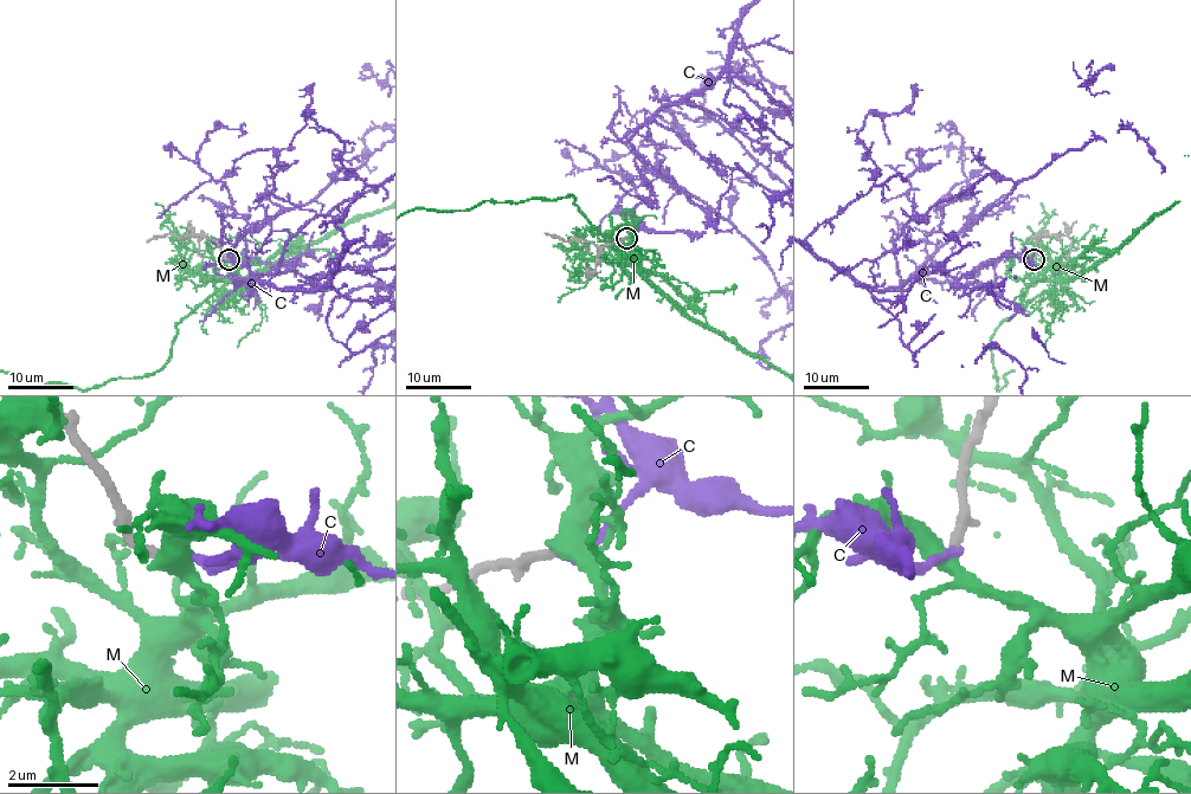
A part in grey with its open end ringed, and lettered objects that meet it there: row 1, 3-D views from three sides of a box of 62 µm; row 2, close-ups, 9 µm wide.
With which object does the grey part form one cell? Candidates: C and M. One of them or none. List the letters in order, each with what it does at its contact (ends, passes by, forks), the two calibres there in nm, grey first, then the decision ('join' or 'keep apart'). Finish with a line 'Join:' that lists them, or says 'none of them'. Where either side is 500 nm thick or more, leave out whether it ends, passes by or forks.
C: it ends there; 200 nm thick on the grey side, 190 nm on the other; join
M: it forks there; 200 nm thick on the grey side, 360 nm on the other; keep apart
Join: C

